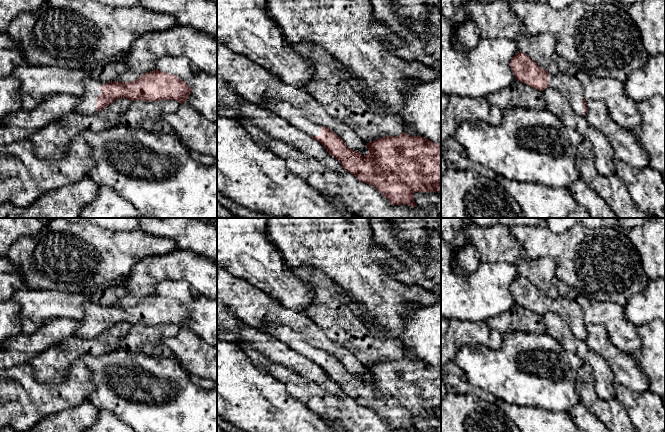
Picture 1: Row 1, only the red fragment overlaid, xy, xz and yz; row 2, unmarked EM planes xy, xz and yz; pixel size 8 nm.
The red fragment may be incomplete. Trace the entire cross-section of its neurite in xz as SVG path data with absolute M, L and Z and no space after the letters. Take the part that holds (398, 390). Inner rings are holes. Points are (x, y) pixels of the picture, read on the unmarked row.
M264 323L263 328L291 349L319 365L346 395L352 397L359 405L374 410L392 429L405 428L416 431L415 416L441 415L441 370L424 361L411 360L404 356L399 360L378 362L366 367L368 376L363 380L361 377L349 373L331 353L311 346L291 328L275 323Z

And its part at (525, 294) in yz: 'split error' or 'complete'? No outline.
split error

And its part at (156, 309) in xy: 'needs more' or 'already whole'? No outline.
needs more

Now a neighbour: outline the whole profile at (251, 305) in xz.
M217 266L217 301L226 305L246 324L263 332L266 332L264 323L291 328L311 346L331 353L349 373L362 380L367 378L366 367L357 360L354 353L331 340L306 313L286 309L272 297L245 280L231 275L221 266Z

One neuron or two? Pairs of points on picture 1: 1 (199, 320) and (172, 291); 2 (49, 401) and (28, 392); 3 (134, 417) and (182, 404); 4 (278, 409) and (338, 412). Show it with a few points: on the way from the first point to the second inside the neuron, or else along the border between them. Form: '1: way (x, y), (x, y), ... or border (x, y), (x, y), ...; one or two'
1: way (199, 310), (191, 302), (188, 295), (182, 291); one
2: way (44, 399), (35, 399), (33, 397); one
3: way (146, 410), (170, 408); one
4: border (293, 397), (296, 397), (320, 416); two

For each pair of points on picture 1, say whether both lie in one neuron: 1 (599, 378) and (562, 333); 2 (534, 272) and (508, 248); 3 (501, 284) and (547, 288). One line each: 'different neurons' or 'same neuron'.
1: same neuron
2: same neuron
3: different neurons

